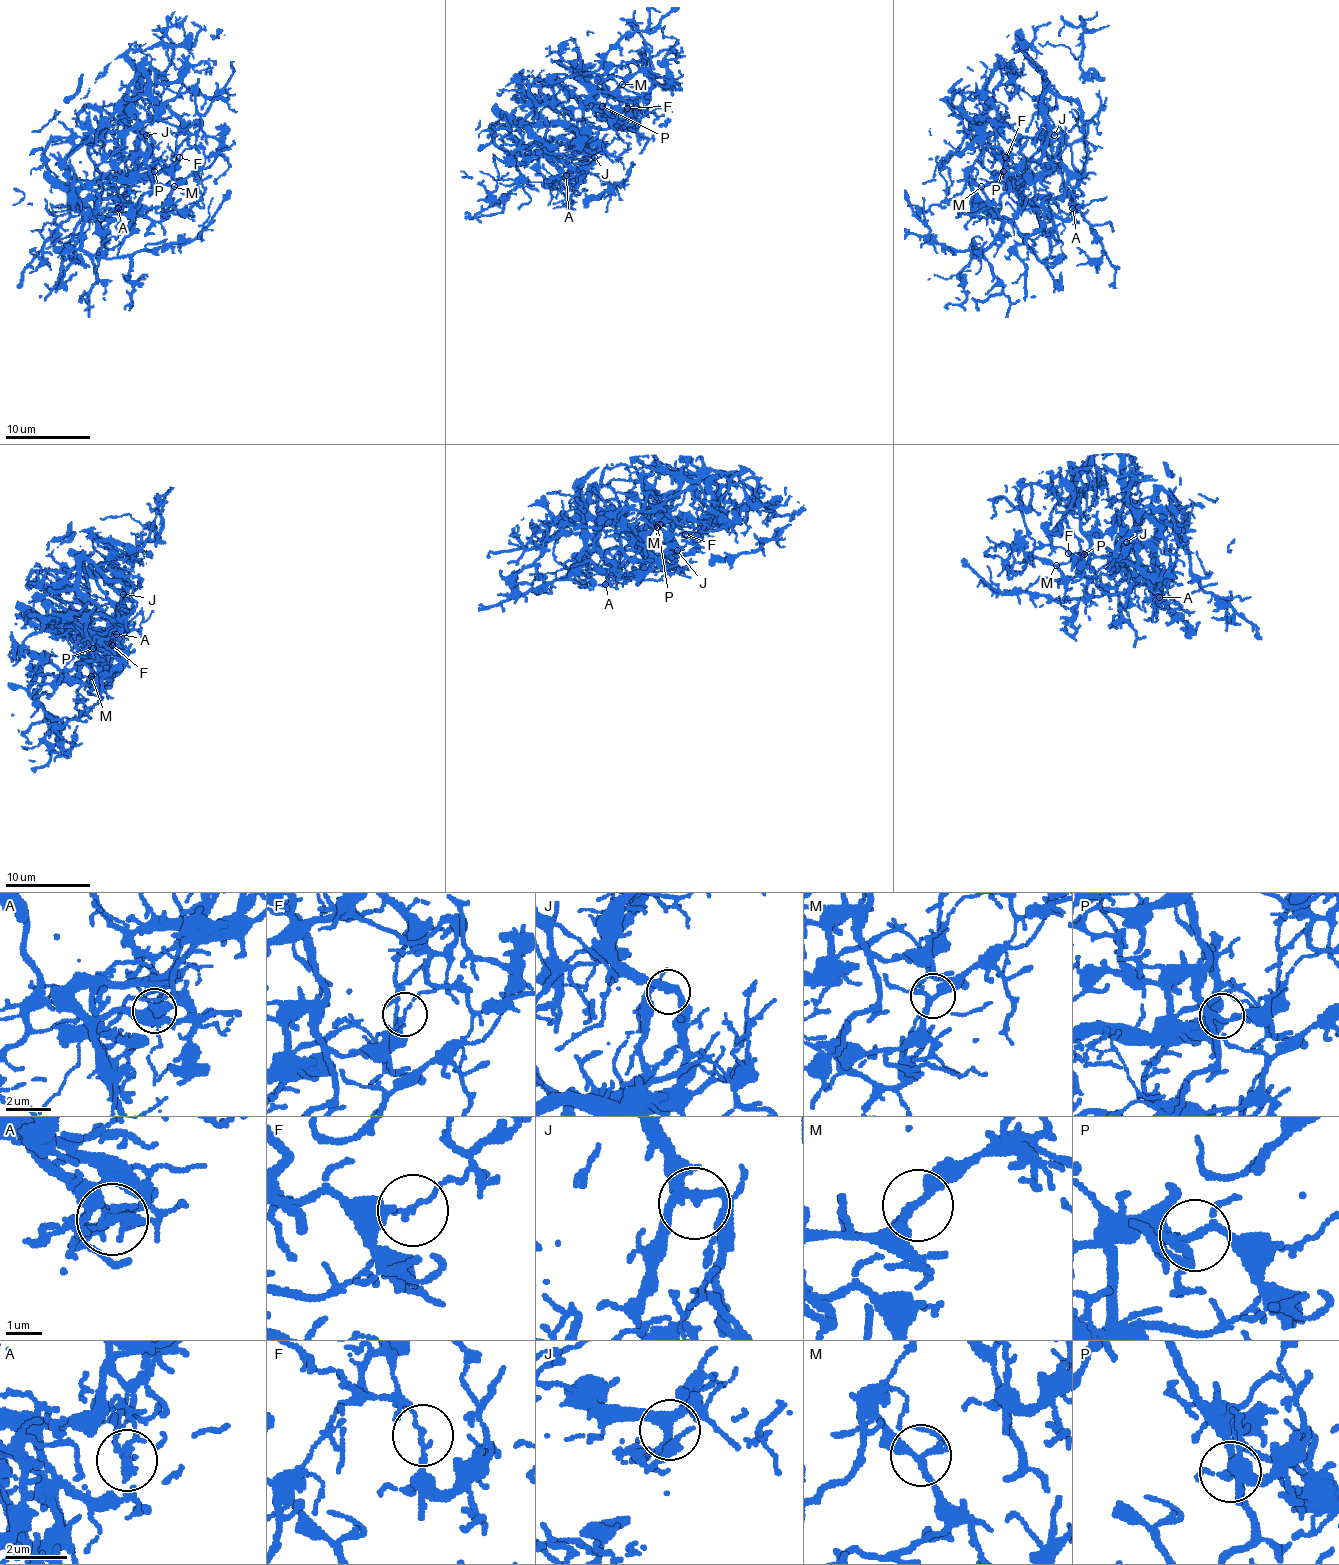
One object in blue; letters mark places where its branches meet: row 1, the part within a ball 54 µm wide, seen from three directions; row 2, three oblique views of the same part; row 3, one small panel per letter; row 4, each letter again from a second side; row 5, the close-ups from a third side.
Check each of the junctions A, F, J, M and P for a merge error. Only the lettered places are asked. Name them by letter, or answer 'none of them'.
A, F

